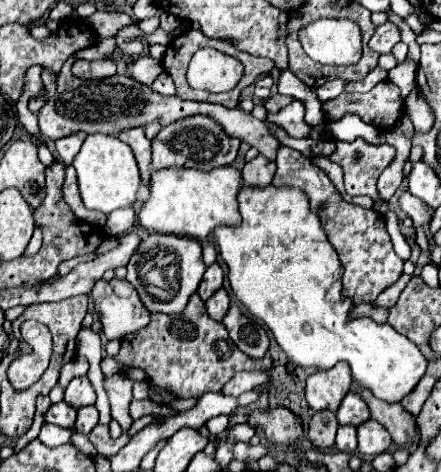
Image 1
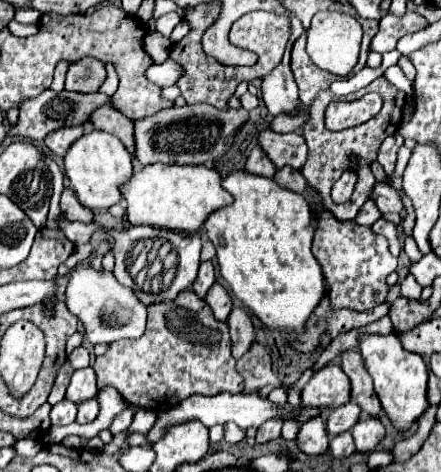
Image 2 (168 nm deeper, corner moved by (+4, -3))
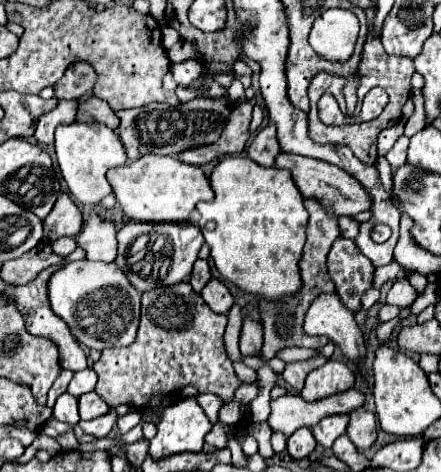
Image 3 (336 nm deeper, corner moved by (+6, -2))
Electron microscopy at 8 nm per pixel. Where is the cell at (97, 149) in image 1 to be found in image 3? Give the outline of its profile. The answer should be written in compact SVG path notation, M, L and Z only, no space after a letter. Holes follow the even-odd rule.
M72 122L66 126L58 126L56 128L56 156L58 156L62 176L68 184L68 190L82 204L98 204L104 196L108 196L112 188L106 180L106 172L110 168L126 164L126 152L118 134L112 128L98 122L92 122L92 124Z

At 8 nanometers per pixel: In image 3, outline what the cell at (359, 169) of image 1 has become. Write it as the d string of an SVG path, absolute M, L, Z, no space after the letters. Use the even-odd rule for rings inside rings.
M400 136L396 140L396 144L392 146L392 149L385 156L394 169L406 162L406 150L408 150L408 138L406 136Z

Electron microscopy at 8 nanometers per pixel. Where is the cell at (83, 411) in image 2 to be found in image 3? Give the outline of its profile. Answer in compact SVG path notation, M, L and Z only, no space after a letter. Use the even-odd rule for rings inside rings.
M88 392L88 394L80 396L78 400L80 400L80 418L82 420L94 420L94 418L110 412L110 406L104 400L100 400L100 396L96 392Z

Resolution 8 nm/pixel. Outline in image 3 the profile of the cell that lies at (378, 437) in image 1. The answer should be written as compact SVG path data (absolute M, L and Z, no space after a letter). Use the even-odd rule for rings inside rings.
M356 408L348 416L350 416L350 422L348 422L346 434L352 440L352 444L360 452L370 448L376 440L376 418L374 418L374 414L368 412L366 408Z

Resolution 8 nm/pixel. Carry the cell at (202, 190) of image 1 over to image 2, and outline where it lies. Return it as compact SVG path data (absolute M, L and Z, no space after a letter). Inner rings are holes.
M162 163L146 165L144 169L136 171L130 183L126 183L120 191L128 203L126 219L130 221L130 225L152 225L158 229L170 229L178 233L198 233L210 213L232 203L232 197L222 187L220 173L206 165L162 165Z

